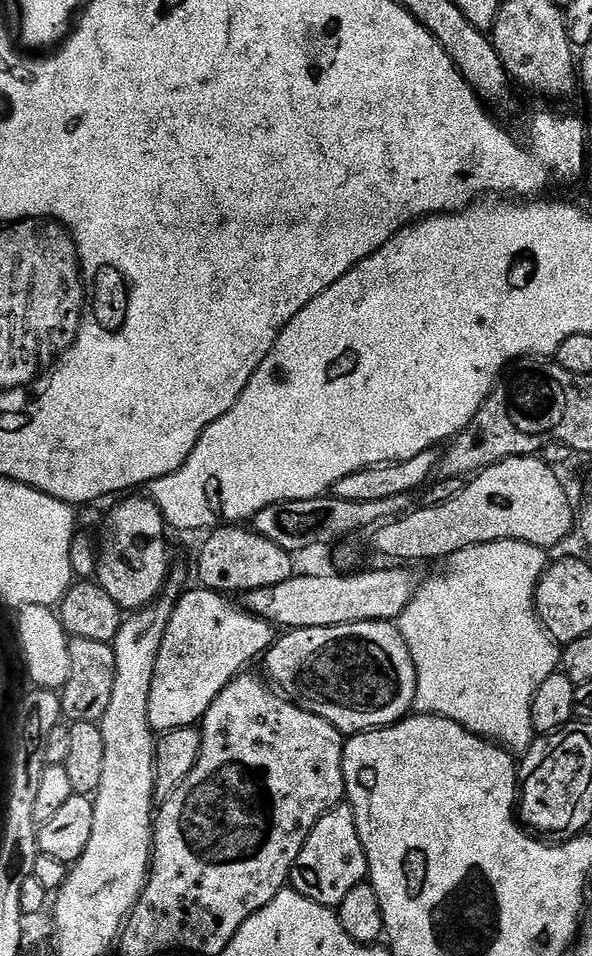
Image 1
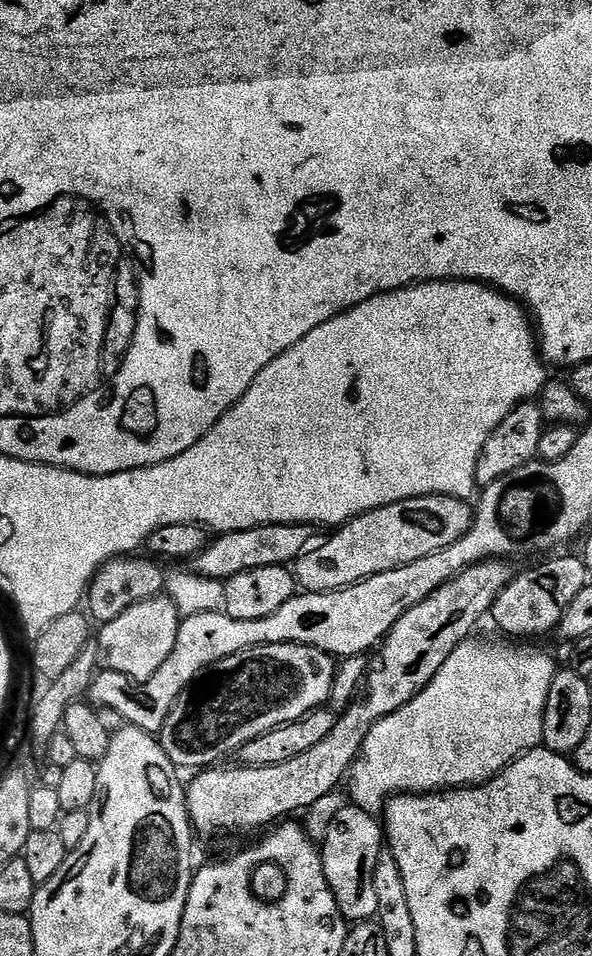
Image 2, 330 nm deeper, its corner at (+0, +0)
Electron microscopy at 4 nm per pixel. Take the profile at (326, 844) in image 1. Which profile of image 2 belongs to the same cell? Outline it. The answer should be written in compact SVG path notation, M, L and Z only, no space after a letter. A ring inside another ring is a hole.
M355 806L340 808L338 814L334 814L334 822L330 822L330 830L326 830L322 841L326 882L330 882L338 910L349 922L368 922L376 916L378 897L374 891L374 865L385 844L386 833L381 821Z

